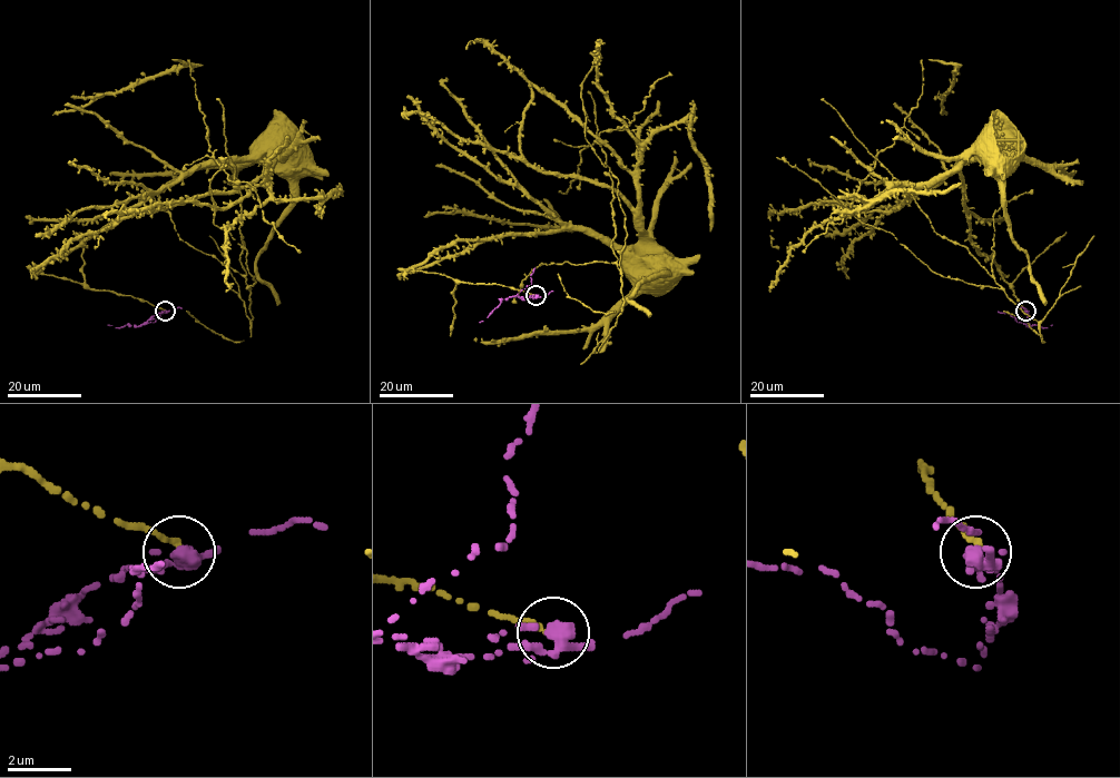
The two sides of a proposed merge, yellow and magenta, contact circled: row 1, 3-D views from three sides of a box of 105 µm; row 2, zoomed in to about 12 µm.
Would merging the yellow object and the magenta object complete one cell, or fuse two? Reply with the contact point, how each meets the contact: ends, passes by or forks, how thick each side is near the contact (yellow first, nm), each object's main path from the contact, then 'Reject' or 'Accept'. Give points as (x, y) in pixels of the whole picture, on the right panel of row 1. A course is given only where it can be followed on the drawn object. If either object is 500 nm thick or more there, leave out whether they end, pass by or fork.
Place: (1025, 311). At the ring yellow ends. At the ring magenta passes by. Thickness 200 nm (yellow) against 400 nm. Course of yellow: (1025, 311), (993, 262), (971, 242), (960, 168), (963, 161), (978, 155), (978, 140), (981, 146). Course of magenta: (1025, 311), (1027, 326), (1052, 324). Reject

